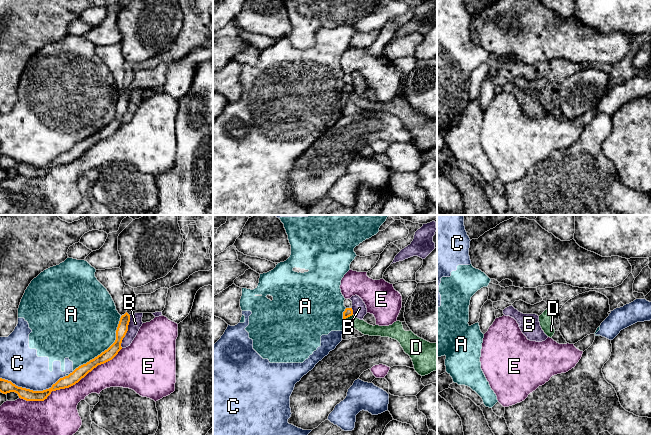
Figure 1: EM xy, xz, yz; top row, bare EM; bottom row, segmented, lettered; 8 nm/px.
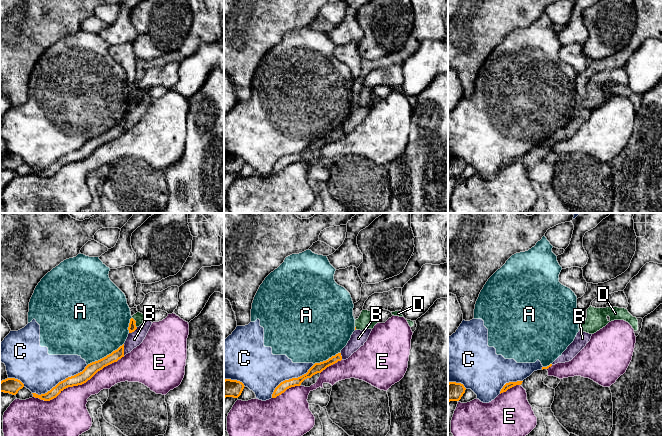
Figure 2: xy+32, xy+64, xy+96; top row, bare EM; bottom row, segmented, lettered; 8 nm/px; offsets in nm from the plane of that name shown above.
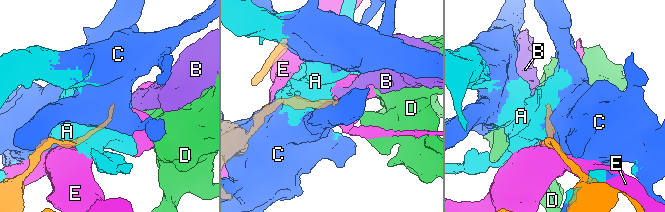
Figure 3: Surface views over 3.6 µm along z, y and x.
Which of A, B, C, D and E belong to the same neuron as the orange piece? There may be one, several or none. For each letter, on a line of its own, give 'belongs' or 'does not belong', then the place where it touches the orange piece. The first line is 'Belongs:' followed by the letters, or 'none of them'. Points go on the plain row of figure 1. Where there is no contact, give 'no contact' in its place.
Belongs: none of them
A: does not belong; contact xy (107, 125)
B: does not belong; contact xy (127, 106)
C: does not belong; contact xy (32, 166)
D: does not belong; contact xz (348, 92)
E: does not belong; contact xy (70, 162)

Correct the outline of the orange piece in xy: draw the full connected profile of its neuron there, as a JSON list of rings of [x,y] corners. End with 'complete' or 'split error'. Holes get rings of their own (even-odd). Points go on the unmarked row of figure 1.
[[[126,88],[120,94],[116,106],[115,118],[107,126],[102,128],[94,135],[90,136],[86,140],[79,142],[68,152],[60,154],[55,160],[52,161],[51,164],[43,167],[33,167],[30,165],[18,163],[11,157],[0,154],[0,168],[3,170],[15,168],[18,170],[19,174],[26,177],[44,177],[45,175],[47,175],[52,167],[69,164],[75,161],[98,141],[112,136],[118,130],[118,128],[122,125],[121,119],[128,107],[129,98],[130,91]]]; complete

